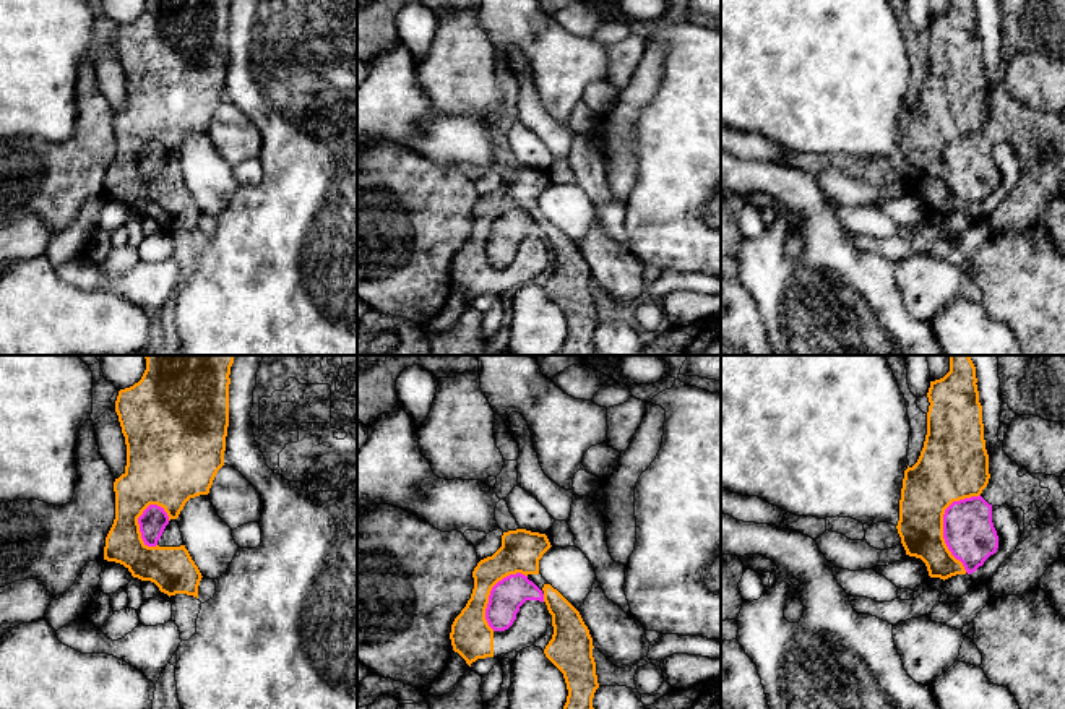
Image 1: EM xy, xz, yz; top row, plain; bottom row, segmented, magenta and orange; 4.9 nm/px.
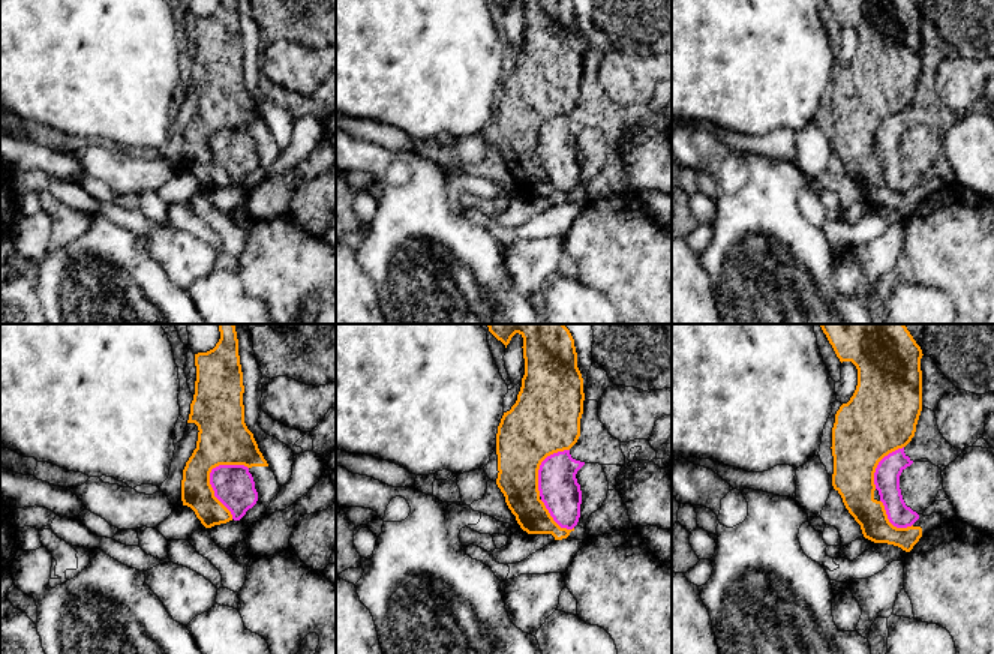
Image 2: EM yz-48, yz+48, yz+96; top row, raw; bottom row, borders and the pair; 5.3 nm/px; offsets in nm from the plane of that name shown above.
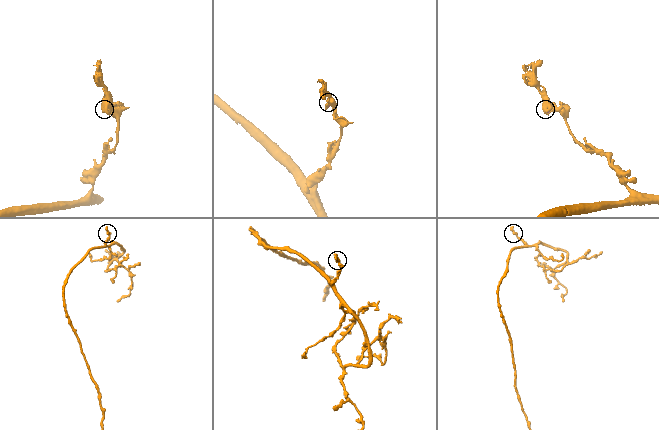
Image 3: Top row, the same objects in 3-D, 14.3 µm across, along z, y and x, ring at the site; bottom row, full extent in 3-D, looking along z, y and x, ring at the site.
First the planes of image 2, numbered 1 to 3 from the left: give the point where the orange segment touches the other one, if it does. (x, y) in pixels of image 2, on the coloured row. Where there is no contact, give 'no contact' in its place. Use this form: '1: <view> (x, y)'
1: yz-48 (213, 489)
2: yz+48 (540, 465)
3: yz+96 (879, 464)

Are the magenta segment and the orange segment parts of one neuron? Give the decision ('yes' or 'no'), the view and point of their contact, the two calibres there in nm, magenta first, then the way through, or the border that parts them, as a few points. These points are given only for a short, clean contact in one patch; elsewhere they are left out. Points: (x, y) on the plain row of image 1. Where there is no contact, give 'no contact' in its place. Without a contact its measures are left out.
no | yz (944, 161) | 260/280 nm

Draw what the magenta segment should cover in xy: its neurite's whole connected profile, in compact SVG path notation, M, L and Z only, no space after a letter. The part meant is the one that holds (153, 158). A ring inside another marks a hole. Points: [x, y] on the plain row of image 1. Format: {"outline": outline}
{"outline": "M149 141L138 154L138 161L144 182L156 183L166 162L169 161L169 153L164 144Z"}

